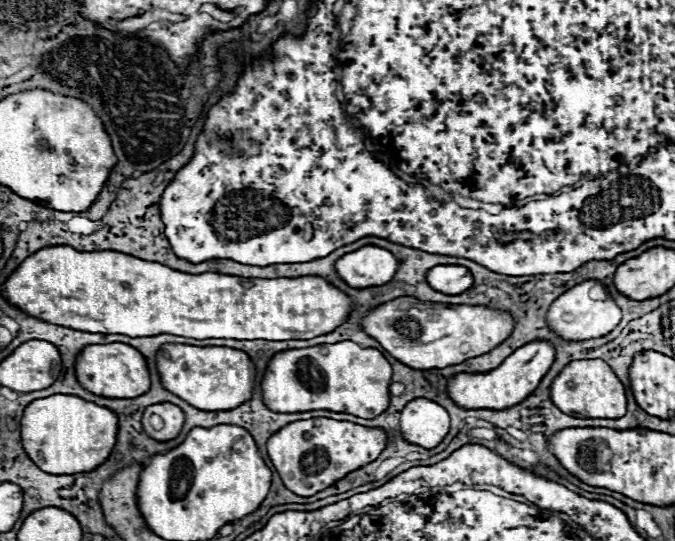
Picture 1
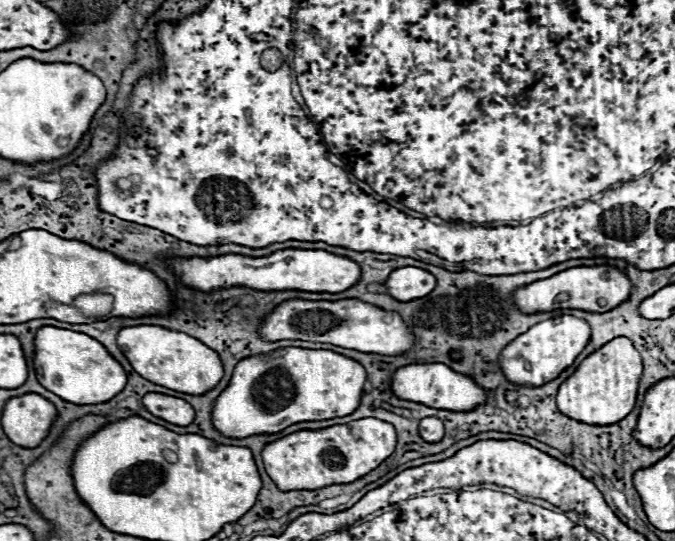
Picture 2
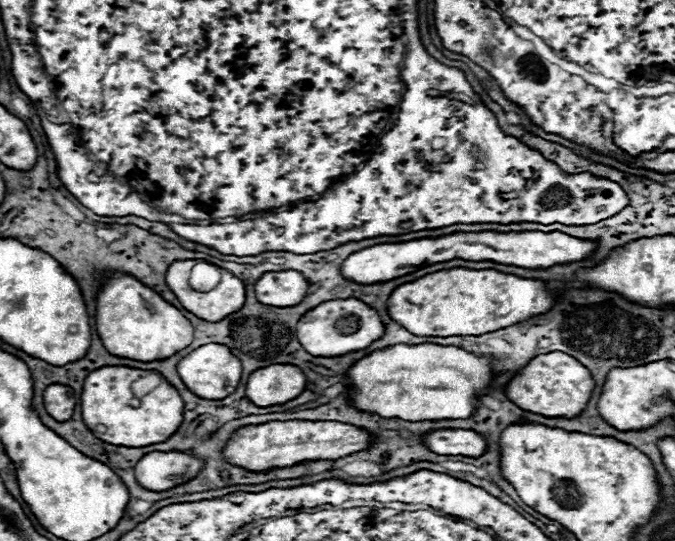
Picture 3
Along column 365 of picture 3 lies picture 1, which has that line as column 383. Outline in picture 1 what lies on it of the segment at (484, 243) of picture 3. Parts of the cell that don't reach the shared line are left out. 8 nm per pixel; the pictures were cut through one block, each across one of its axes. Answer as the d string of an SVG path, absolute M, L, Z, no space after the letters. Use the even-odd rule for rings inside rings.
M362 246L336 260L338 276L352 288L386 284L396 274L396 258L378 246Z

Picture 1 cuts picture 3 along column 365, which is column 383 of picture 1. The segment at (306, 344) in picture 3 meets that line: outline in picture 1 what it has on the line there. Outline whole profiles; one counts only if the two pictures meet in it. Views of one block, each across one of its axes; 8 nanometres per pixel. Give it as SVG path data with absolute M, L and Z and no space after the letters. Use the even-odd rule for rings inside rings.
M402 296L384 302L364 314L360 328L404 366L414 370L446 368L468 358L482 356L504 342L512 332L512 316L508 312L492 312L490 308L422 302L412 296Z

